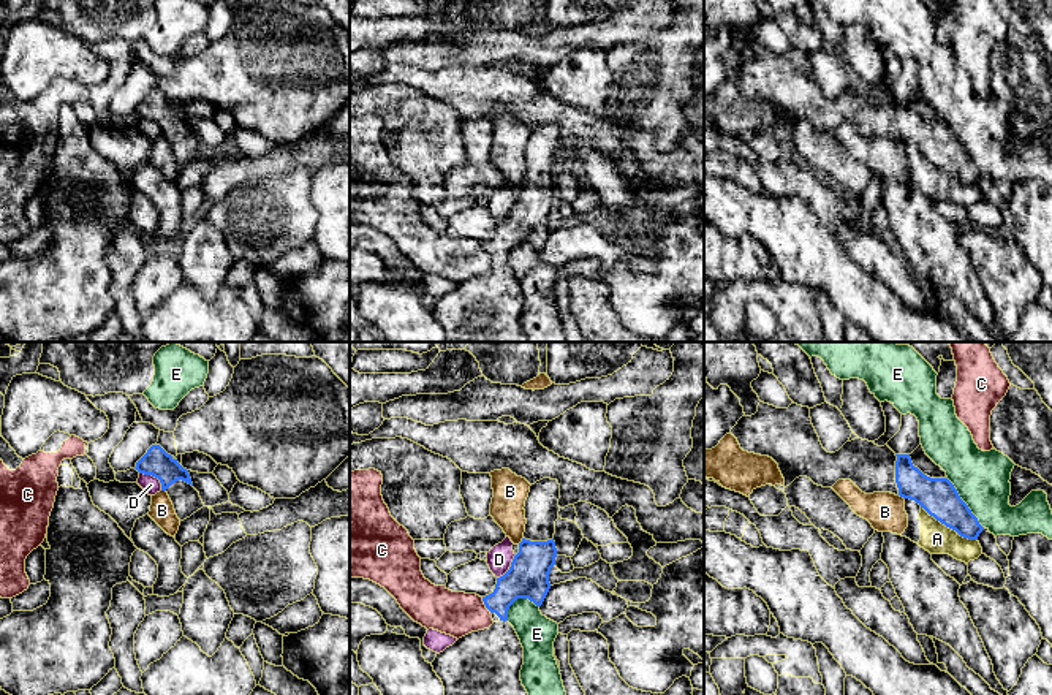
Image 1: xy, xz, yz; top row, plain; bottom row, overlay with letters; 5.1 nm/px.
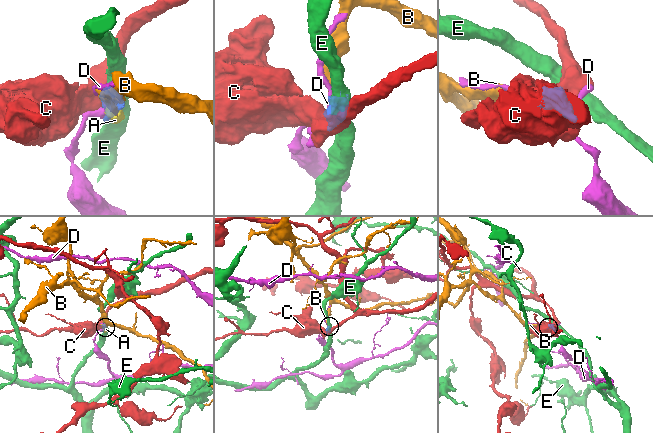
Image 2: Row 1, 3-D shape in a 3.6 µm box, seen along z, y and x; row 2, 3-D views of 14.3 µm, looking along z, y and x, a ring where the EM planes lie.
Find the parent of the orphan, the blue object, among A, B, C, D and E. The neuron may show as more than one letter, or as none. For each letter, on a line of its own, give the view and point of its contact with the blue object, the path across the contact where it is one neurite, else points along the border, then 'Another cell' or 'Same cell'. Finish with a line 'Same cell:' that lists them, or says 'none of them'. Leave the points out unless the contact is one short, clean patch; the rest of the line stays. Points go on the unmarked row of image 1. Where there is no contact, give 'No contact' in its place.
A: Touches blue at yz (949, 173). Boundary: yz (921, 152), (961, 181), (976, 186). Another cell
B: Touches blue at xz (522, 186). Boundary: xz (522, 182), (518, 189). Another cell
C: Touches blue at xz (484, 249). Boundary: xz (481, 243), (491, 257). Another cell
D: Touches blue at xy (154, 121). Another cell
E: Touches blue at yz (965, 149). Another cell
Same cell: none of them

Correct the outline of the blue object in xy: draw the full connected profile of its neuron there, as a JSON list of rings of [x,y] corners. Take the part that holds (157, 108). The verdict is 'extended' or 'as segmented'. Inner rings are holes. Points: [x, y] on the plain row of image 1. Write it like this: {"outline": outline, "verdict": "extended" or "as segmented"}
{"outline": [[[152,90],[136,108],[134,114],[139,119],[152,120],[160,125],[161,136],[168,138],[180,166],[190,163],[204,152],[199,138],[193,133],[188,116],[160,90]]], "verdict": "extended"}

